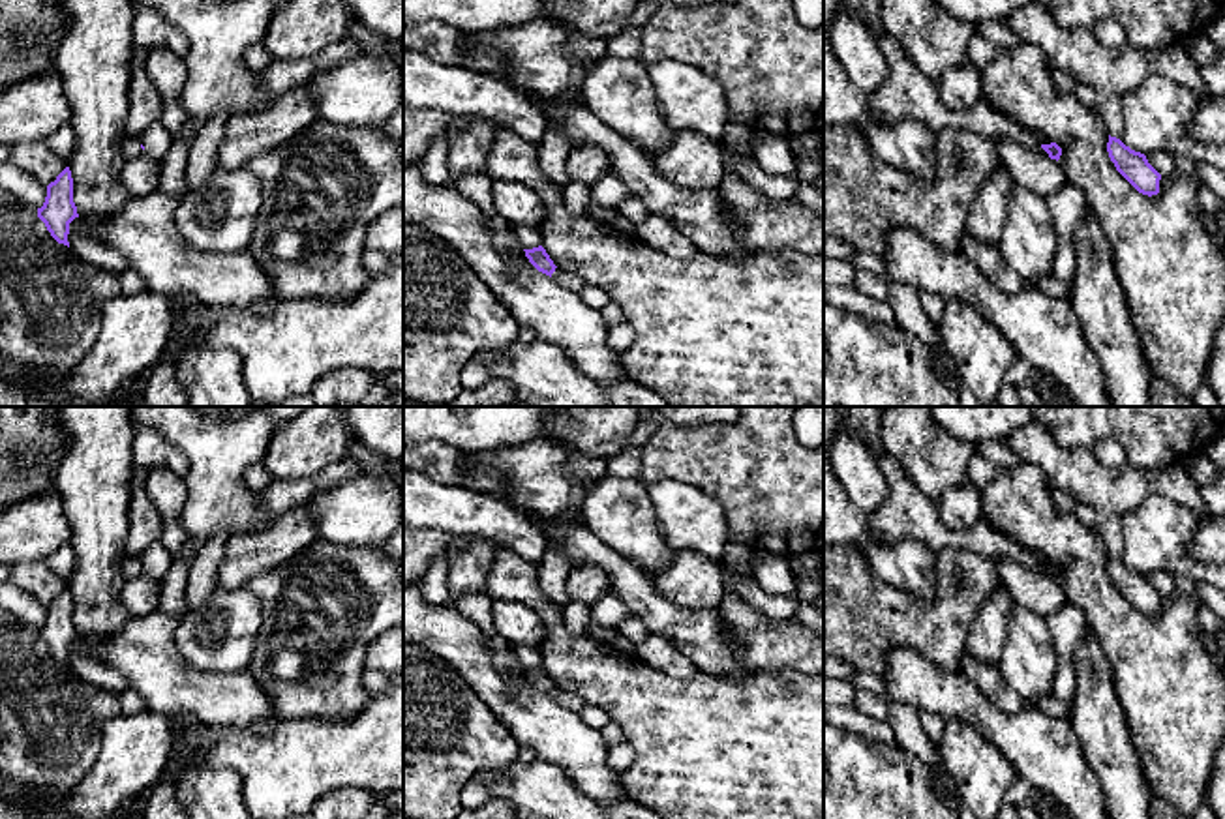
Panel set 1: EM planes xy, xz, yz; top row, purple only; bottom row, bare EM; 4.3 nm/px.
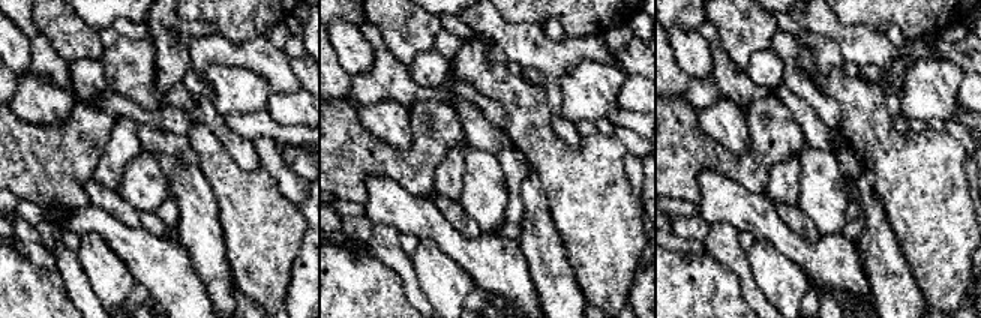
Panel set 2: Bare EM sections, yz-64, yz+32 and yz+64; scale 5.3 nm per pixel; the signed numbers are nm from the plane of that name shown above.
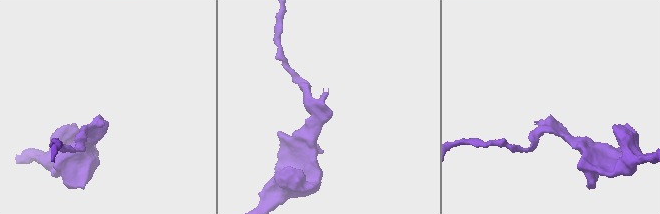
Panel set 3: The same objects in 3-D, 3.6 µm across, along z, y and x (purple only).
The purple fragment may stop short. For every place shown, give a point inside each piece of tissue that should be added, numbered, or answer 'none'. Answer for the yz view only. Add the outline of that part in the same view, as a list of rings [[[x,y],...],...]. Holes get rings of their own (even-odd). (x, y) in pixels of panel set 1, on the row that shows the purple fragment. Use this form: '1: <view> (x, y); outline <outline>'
1: yz (907, 92); outline [[[884,32],[880,37],[880,49],[885,56],[889,73],[882,88],[869,96],[867,118],[878,120],[882,124],[895,124],[899,120],[914,118],[927,124],[934,135],[945,127],[968,129],[996,142],[1002,139],[1011,139],[1028,150],[1049,156],[1041,146],[1051,142],[1039,142],[1036,135],[1022,129],[1006,114],[996,112],[985,99],[968,111],[947,109],[936,96],[936,84],[912,64],[902,43],[891,34]]]

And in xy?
1: xy (130, 147); outline [[[124,137],[122,144],[120,144],[120,150],[124,154],[124,159],[135,159],[143,154],[143,148],[141,148],[141,139],[139,137]]]

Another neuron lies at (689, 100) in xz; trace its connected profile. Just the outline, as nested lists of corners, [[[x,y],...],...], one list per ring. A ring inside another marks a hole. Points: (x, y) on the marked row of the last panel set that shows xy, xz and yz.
[[[662,60],[645,67],[670,129],[700,133],[715,142],[722,141],[728,99],[715,77],[679,60]]]

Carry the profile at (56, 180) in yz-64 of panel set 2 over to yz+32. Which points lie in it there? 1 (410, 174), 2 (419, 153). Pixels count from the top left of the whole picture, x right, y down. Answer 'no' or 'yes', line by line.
1: yes
2: yes

